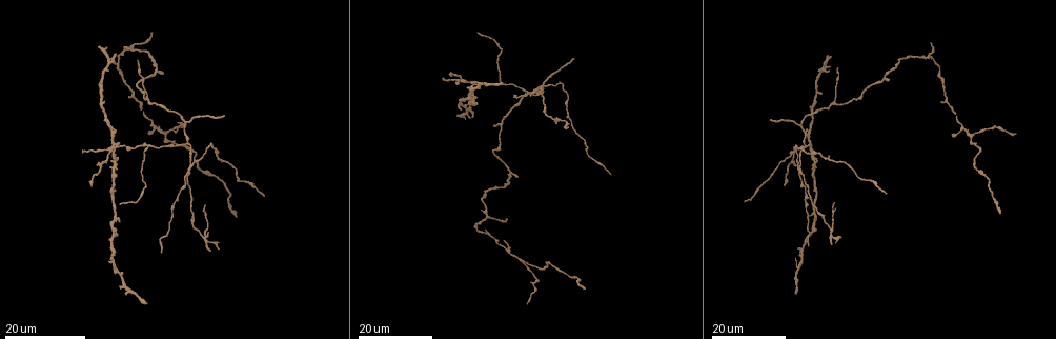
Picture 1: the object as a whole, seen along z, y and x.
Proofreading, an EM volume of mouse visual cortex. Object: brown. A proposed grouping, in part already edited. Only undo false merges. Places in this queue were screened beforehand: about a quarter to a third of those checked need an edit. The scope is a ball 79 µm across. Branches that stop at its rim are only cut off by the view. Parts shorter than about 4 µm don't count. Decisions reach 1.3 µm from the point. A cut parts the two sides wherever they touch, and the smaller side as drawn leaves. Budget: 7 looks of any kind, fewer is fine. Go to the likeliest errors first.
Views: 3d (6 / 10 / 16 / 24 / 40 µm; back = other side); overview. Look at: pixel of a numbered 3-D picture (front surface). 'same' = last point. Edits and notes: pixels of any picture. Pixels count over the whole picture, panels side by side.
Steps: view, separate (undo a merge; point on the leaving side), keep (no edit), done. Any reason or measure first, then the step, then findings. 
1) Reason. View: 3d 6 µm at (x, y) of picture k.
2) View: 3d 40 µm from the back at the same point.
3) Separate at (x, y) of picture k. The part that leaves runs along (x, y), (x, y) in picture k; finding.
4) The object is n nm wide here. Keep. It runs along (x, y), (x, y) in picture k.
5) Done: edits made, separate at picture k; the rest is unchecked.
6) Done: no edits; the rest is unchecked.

Arms run side by side. View: 3d 24 µm at (205, 239) of picture 1.

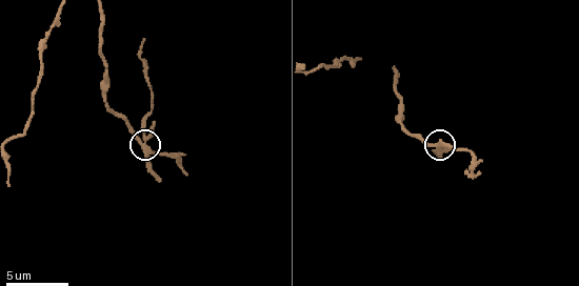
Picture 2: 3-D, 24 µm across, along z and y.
View: 3d 10 µm at (146, 141) of picture 2.

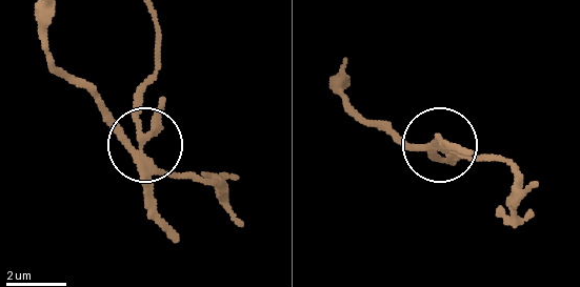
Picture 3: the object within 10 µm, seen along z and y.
The object is 280 nm wide here. Separate at (156, 117) of picture 3. The part that leaves runs along (151, 161), (142, 88), (158, 58), (158, 21) in picture 3; two neurons meet here.

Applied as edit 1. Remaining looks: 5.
Redraw. View: overview.

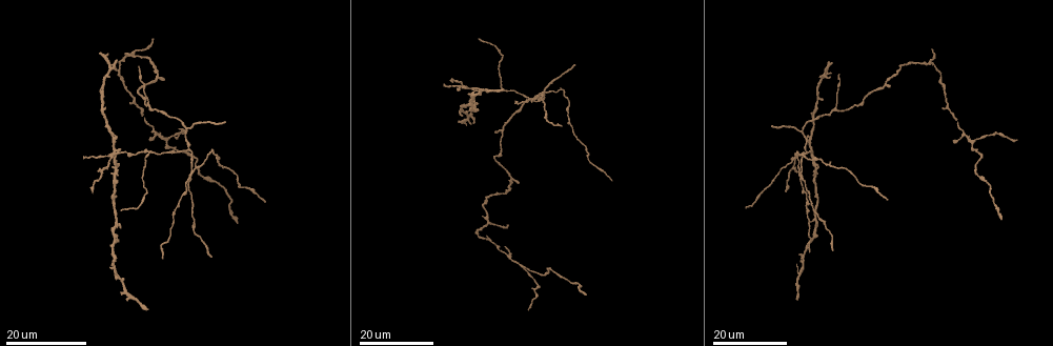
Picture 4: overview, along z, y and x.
Small branch off a trunk. View: 3d 16 µm at (113, 156) of picture 4.

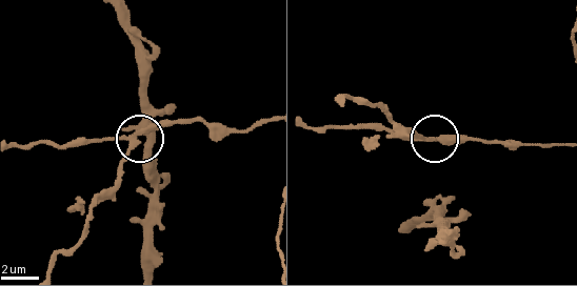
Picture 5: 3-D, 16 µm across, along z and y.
View: 3d 10 µm at (428, 139) of picture 5.

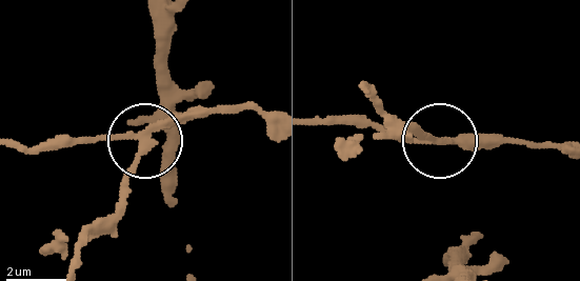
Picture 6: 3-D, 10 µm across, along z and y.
3 arms meet here. Separate at (132, 168) of picture 6. The part that leaves runs along (156, 132), (123, 197), (80, 242), (73, 265) in picture 6; a second neuron is stuck on.

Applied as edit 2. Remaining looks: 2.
View: 3d 16 µm at (965, 134) of picture 4.

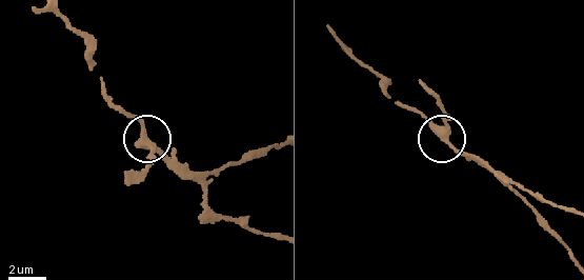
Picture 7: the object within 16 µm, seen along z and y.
View: 3d 6 µm at (445, 139) of picture 7.

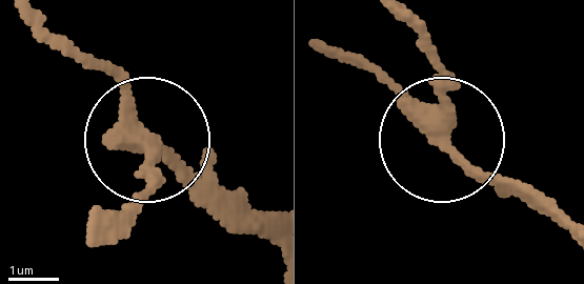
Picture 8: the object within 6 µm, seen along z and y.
4 arms meet here. Keep. It runs along (37, 14), (112, 77), (149, 144), (137, 223) in picture 8; continuous, no second neuron.

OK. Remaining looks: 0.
Done: edits made, separate at picture 3, separate at picture 6; the rest is unchecked.

